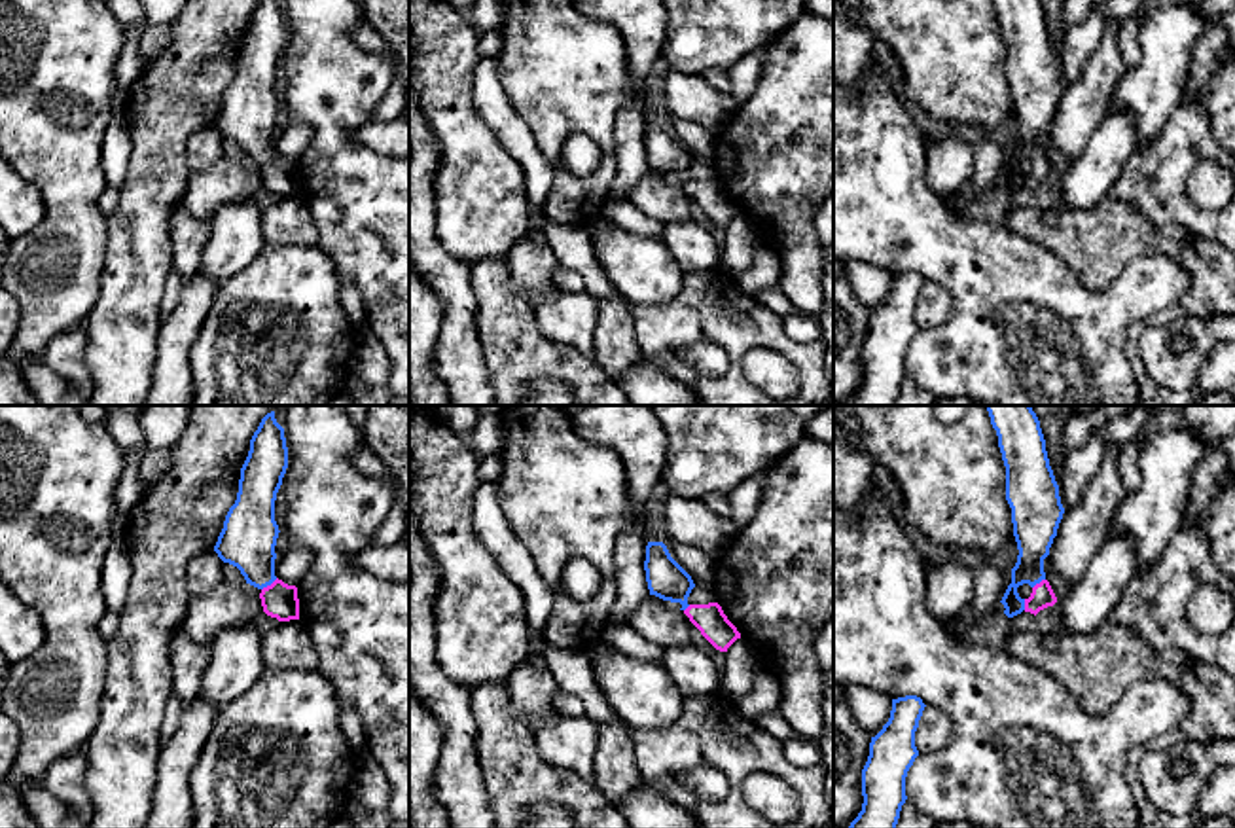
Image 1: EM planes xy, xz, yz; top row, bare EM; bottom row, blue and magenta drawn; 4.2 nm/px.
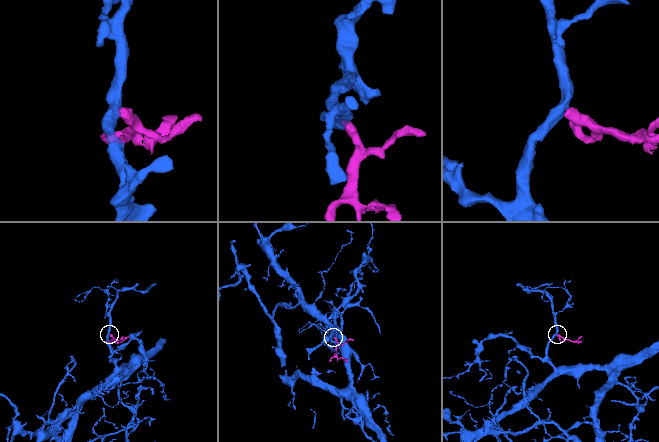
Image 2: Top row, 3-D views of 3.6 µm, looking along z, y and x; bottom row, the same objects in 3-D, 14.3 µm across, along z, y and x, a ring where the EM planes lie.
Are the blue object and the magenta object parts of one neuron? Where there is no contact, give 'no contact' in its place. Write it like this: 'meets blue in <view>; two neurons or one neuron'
meets blue in xy; one neuron

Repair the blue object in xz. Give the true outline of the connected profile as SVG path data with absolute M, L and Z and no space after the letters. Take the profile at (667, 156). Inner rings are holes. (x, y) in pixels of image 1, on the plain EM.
M648 117L644 146L650 171L671 178L680 178L680 186L716 225L727 227L727 224L737 214L741 214L741 208L727 195L718 178L688 178L688 172L695 159L691 152L671 133L663 117Z

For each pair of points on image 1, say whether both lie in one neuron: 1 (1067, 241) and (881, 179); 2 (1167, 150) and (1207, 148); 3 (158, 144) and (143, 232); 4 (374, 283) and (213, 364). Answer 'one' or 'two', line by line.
1: two
2: one
3: one
4: two

